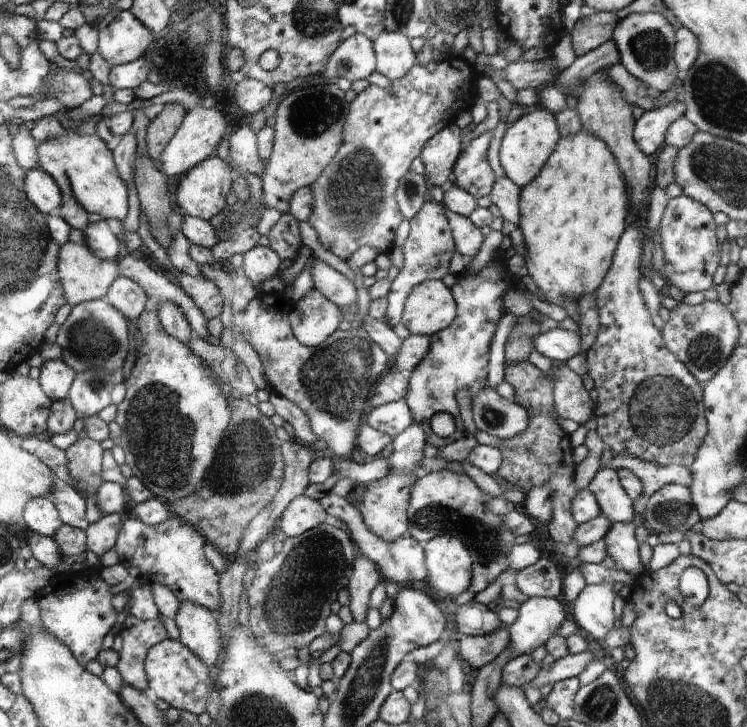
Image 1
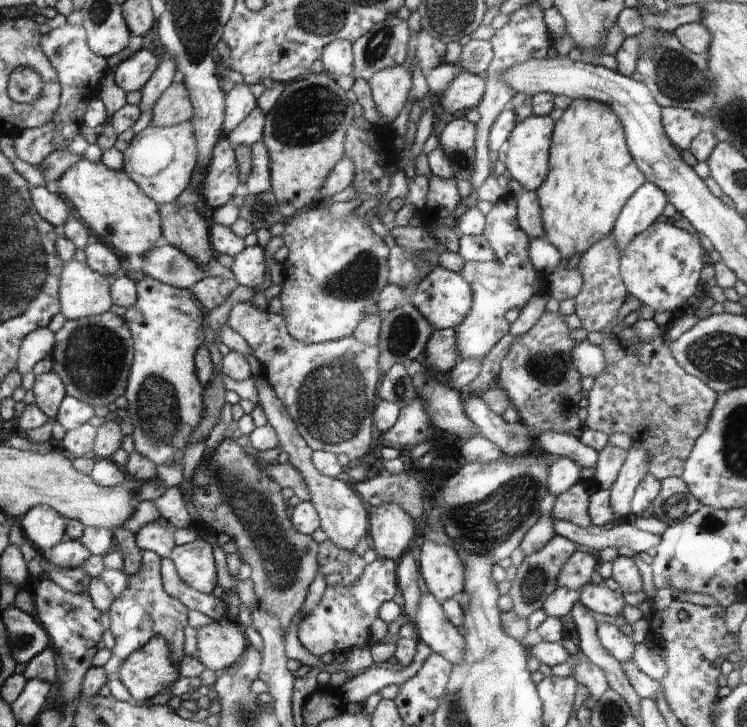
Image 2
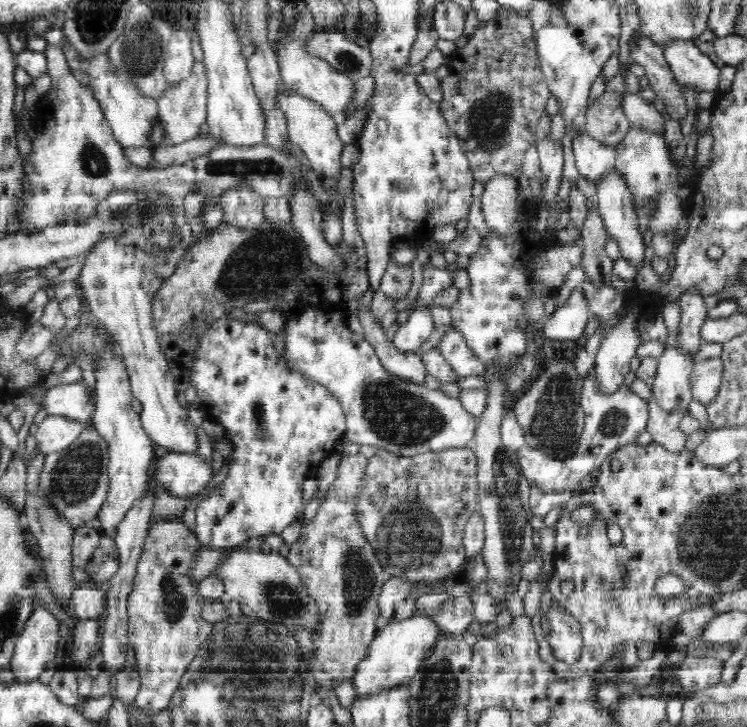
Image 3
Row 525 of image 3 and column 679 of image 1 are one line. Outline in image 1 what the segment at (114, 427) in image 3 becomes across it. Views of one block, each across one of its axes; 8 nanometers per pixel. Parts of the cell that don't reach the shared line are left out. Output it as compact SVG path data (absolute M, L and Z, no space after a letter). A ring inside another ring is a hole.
M679 99L670 102L667 106L644 112L635 122L636 144L639 144L642 151L648 156L656 154L672 124L685 116L686 112L687 105Z

